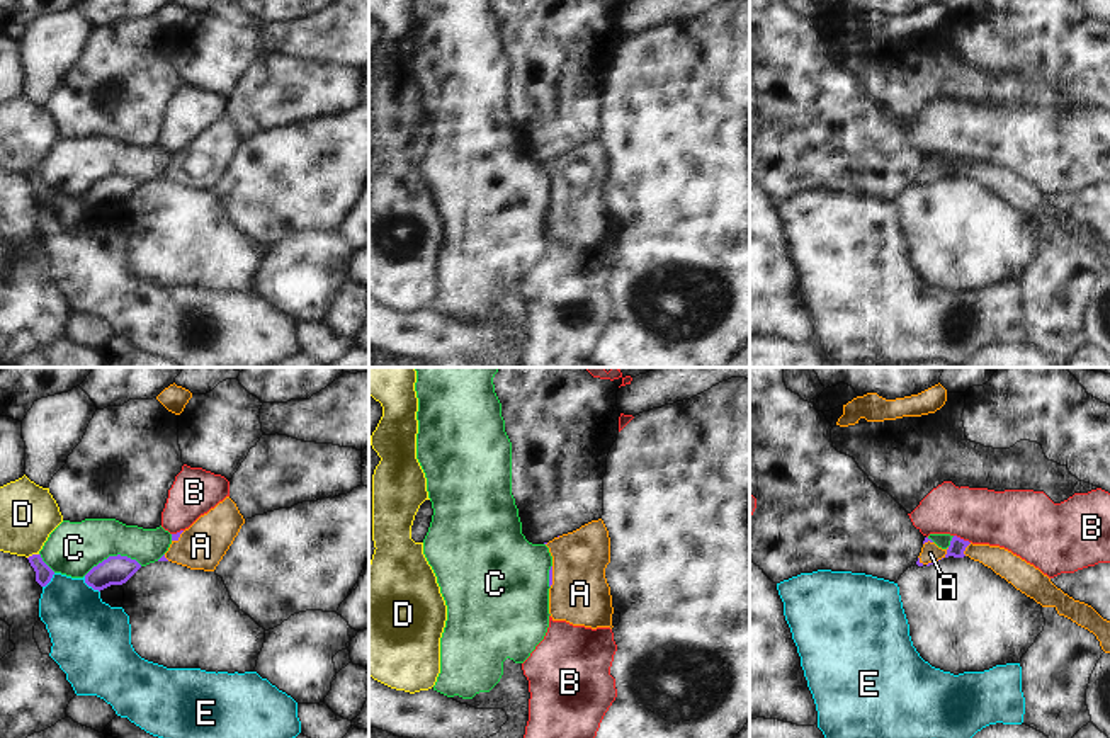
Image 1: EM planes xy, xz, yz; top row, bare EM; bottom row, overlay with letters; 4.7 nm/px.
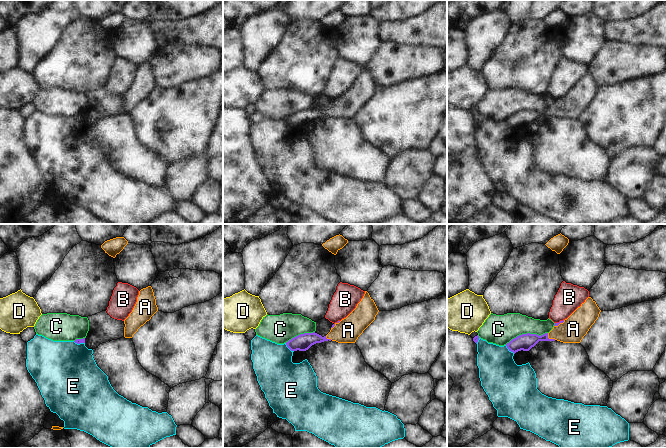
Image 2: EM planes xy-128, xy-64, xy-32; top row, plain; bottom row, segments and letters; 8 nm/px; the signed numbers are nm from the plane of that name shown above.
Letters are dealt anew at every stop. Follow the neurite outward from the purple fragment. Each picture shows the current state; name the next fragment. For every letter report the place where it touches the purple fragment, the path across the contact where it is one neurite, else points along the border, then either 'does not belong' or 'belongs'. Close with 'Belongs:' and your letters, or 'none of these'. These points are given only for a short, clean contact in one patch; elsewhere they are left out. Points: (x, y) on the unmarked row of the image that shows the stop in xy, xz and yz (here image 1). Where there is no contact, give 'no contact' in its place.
A: yz (945, 174) | across yz (957, 165), (945, 174), (930, 172) | belongs
B: yz (962, 158) | along yz (954, 153), (969, 162) | does not belong
C: xy (113, 175) | does not belong
D: xy (33, 174) | does not belong
E: xy (90, 204) | does not belong
Belongs: A

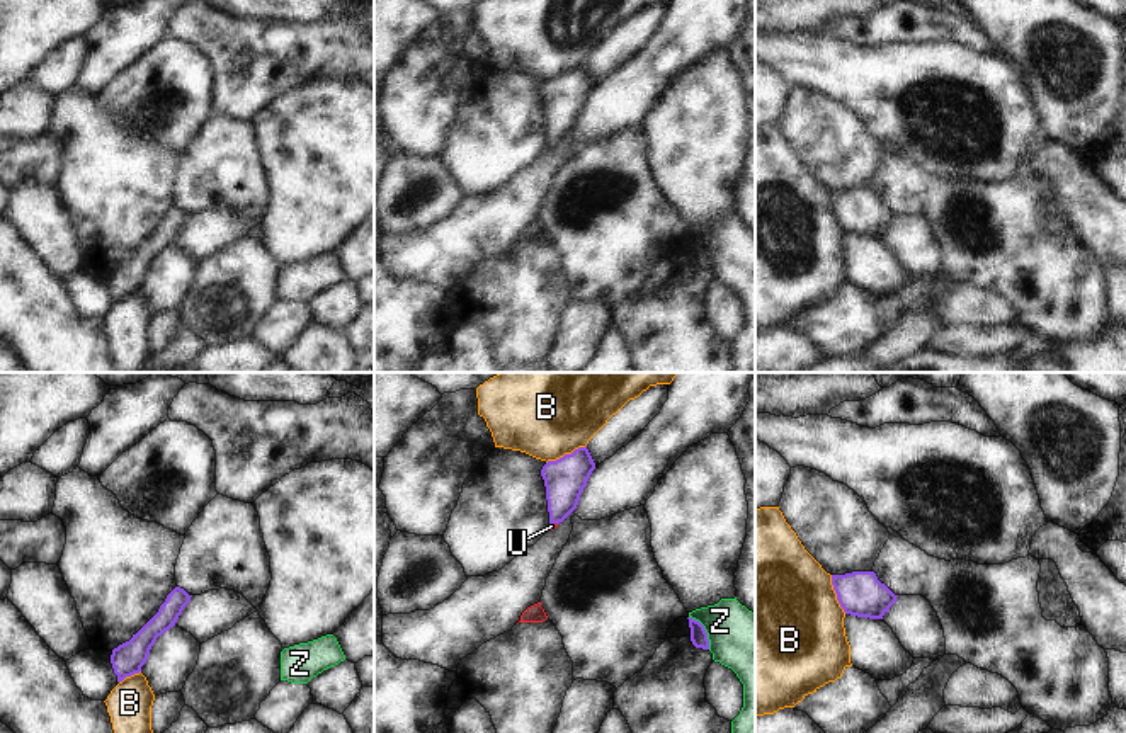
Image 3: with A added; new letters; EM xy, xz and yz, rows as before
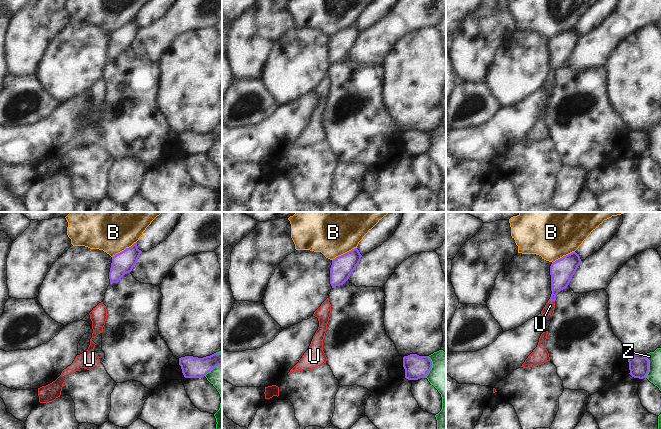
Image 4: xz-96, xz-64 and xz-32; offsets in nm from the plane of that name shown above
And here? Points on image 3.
B: xz (565, 73) | does not belong
U: xz (553, 142) | across xz (565, 97), (562, 121), (553, 142), (551, 145) | belongs
Z: xz (705, 250) | does not belong
Belongs: U

